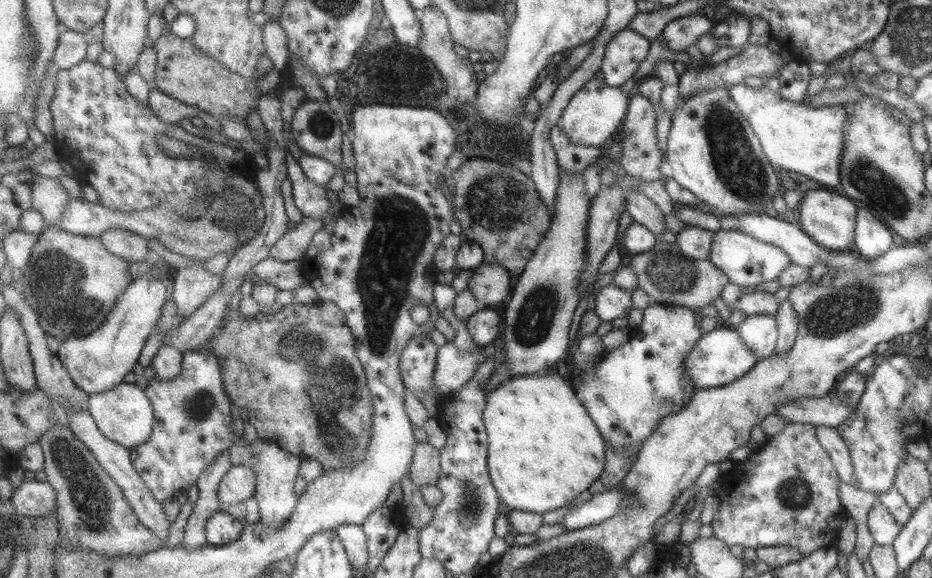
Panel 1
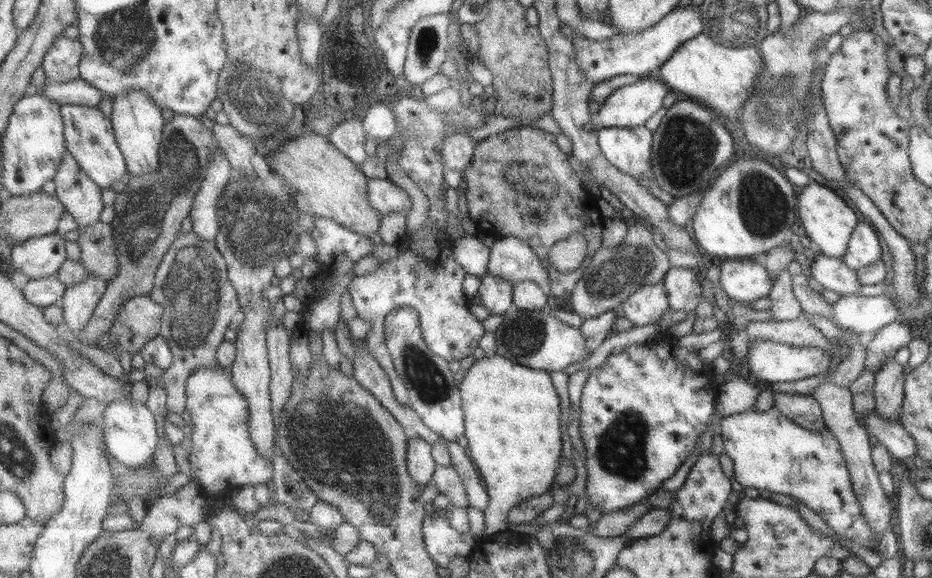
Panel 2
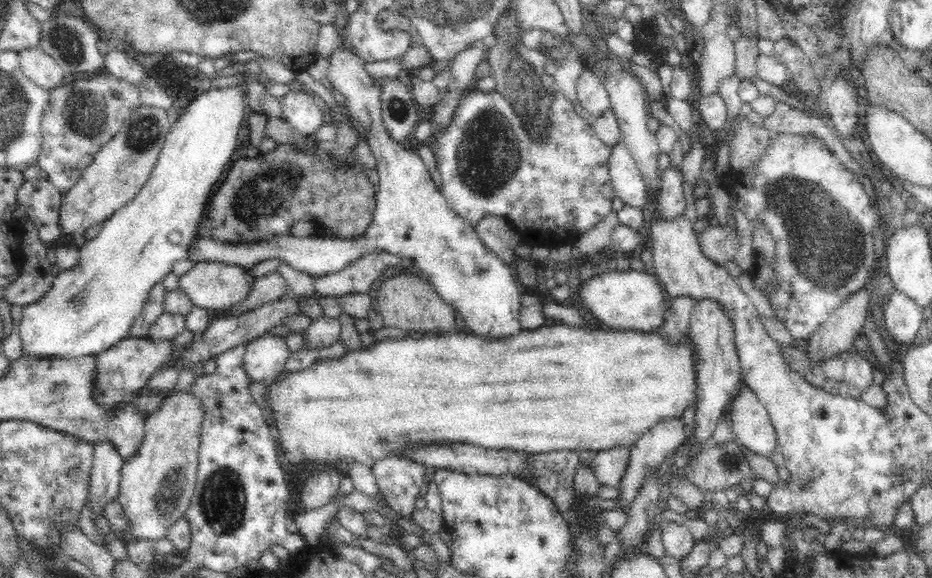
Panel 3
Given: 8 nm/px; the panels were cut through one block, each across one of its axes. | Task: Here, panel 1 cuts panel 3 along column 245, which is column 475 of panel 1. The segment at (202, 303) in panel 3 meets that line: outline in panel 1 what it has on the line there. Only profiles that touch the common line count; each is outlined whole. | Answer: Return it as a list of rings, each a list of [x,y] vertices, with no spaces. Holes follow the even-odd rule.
[[[485,262],[474,271],[468,287],[474,290],[483,307],[491,308],[502,304],[512,291],[515,292],[517,278],[507,266]]]

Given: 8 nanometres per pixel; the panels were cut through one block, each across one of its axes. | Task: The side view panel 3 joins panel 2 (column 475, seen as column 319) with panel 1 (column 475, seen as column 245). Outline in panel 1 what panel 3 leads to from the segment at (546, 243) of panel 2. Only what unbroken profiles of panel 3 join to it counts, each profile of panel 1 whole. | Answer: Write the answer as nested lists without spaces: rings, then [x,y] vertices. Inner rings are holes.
[[[473,157],[466,161],[462,168],[455,171],[453,178],[456,220],[460,222],[463,234],[468,240],[475,241],[485,248],[486,263],[507,266],[515,278],[520,278],[553,226],[552,210],[540,195],[535,179],[527,173],[522,173],[512,164],[481,157]]]

